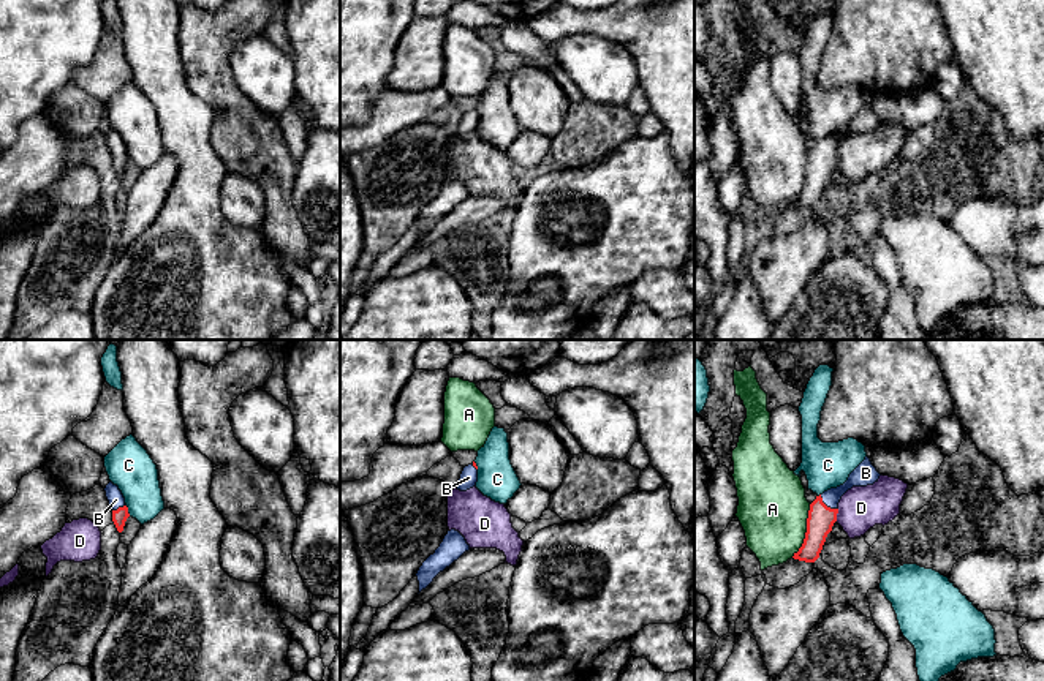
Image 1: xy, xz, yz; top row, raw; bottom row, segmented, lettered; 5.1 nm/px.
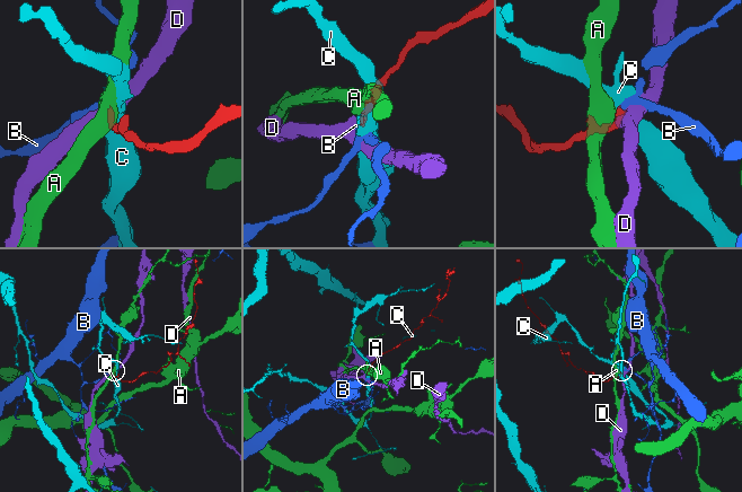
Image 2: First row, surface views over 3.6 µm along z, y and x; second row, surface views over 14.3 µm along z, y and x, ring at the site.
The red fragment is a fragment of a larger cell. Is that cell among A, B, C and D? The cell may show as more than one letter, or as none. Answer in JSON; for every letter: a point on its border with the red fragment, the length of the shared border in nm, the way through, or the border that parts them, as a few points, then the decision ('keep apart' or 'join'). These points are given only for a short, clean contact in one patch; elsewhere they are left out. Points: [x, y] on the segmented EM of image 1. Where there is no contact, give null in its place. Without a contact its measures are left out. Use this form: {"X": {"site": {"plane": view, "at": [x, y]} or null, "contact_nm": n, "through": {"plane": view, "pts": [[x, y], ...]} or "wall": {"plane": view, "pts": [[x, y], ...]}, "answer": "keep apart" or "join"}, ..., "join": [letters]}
{"A": {"site": {"plane": "yz", "at": [807, 531]}, "contact_nm": 280, "wall": {"plane": "yz", "pts": [[810, 504], [804, 542], [791, 556]]}, "answer": "keep apart"}, "B": {"site": {"plane": "yz", "at": [826, 506]}, "contact_nm": 120, "through": {"plane": "yz", "pts": [[821, 519], [826, 506], [840, 490], [864, 474]]}, "answer": "join"}, "C": {"site": {"plane": "xy", "at": [127, 511]}, "contact_nm": 60, "wall": {"plane": "xy", "pts": [[125, 506], [130, 515]]}, "answer": "keep apart"}, "D": {"site": {"plane": "yz", "at": [835, 515]}, "contact_nm": 70, "wall": {"plane": "yz", "pts": [[839, 509], [835, 520]]}, "answer": "keep apart"}, "join": ["B"]}

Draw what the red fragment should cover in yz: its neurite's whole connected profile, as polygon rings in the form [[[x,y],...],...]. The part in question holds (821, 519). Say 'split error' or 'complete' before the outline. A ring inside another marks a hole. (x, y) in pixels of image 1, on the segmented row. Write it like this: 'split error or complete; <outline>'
split error; [[[865,457],[843,485],[816,496],[816,499],[810,504],[804,544],[792,558],[805,562],[815,562],[819,558],[827,534],[837,521],[842,496],[853,487],[873,485],[878,482],[879,476],[881,474],[872,465],[870,458]]]

